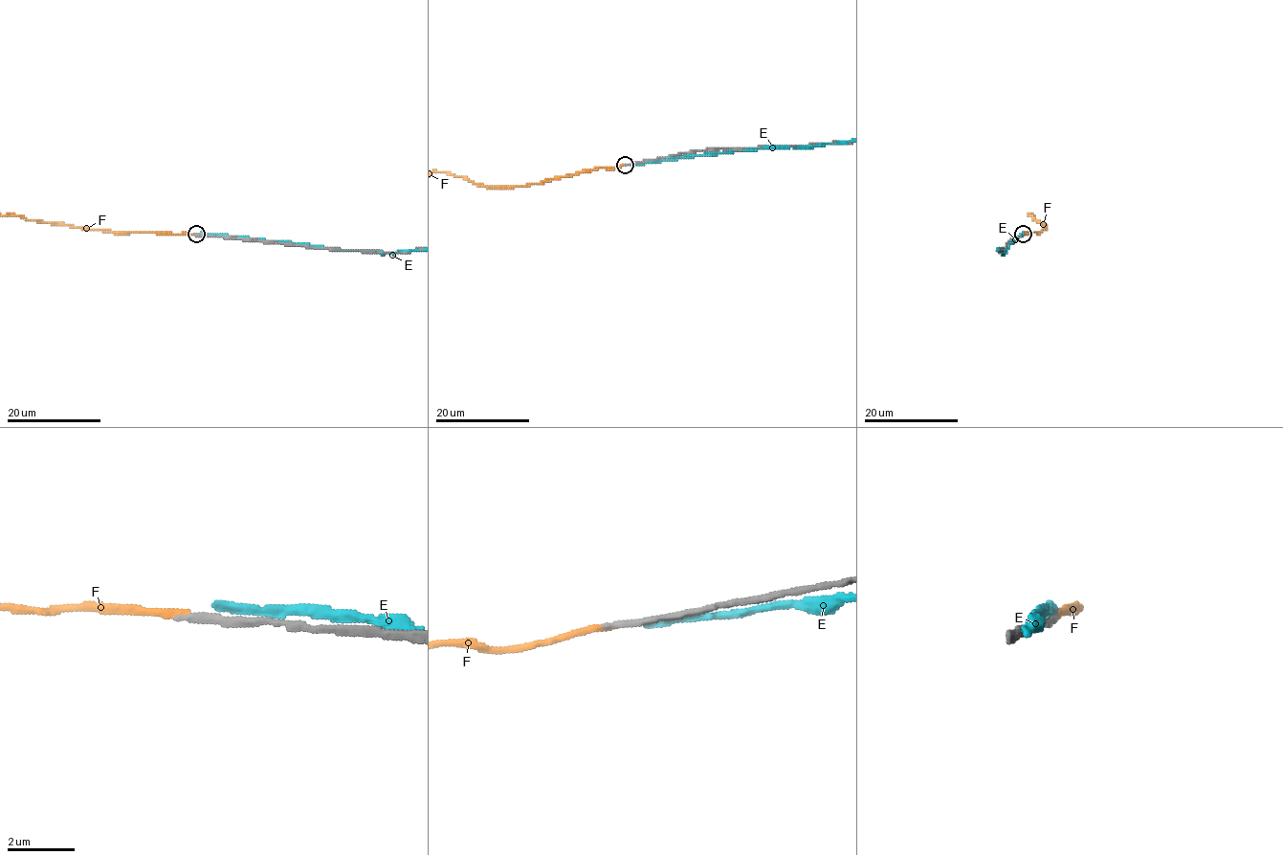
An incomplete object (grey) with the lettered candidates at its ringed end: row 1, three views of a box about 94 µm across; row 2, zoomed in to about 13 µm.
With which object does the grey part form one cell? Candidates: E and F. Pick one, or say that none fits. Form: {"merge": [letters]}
{"merge": ["F"]}

